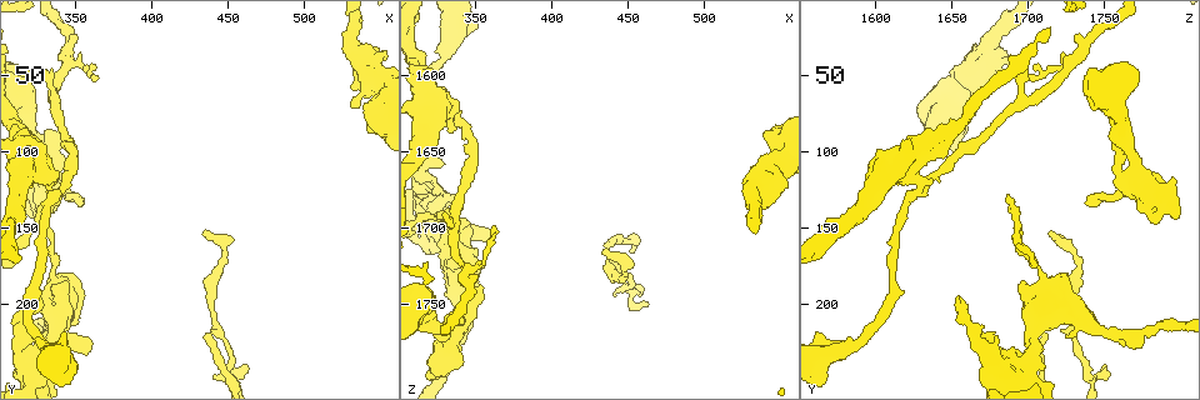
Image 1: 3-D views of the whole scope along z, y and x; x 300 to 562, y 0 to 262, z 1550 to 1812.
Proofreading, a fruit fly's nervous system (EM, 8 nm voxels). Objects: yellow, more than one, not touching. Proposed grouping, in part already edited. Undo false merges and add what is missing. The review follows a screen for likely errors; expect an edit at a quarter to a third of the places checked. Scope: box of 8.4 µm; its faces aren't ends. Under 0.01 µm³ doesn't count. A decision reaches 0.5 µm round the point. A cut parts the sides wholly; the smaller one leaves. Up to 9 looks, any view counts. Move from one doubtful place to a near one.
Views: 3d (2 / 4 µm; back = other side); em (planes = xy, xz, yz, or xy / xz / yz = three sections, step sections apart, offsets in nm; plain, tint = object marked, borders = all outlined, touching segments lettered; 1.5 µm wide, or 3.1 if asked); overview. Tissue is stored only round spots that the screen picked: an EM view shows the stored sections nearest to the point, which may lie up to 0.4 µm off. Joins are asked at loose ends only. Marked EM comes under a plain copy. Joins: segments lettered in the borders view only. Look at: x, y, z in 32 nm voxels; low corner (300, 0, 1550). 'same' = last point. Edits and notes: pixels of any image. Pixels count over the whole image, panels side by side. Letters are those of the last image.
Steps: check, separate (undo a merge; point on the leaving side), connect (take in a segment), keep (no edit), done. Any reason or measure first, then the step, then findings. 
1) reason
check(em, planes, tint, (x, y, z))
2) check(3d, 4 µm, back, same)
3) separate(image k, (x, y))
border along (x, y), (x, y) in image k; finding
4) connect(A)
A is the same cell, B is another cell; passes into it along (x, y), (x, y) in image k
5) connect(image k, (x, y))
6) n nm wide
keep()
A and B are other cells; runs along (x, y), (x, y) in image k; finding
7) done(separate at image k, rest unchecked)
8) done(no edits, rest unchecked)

branch stops here
check(em, planes, borders, (352, 134, 1738))

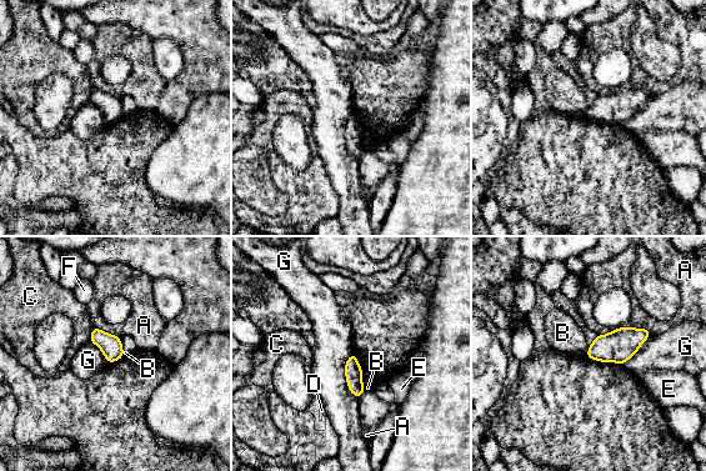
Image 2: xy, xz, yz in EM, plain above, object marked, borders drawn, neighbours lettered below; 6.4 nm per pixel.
keep()
A, B, C, D, E, F and G are other cells; border along (352, 352), (345, 381), (357, 397) in image 2; none of them fits

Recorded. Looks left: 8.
check(em, planes, borders, (336, 214, 1740))

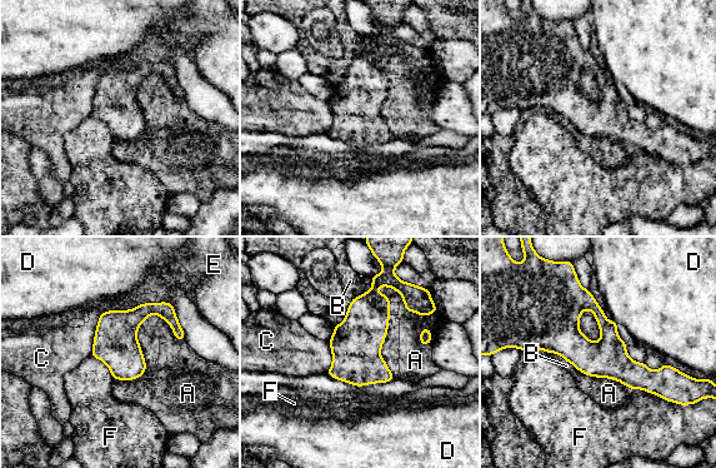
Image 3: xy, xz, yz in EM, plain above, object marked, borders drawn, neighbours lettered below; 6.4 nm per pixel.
A touches over 300 nm
keep()
A, B, C, D, E and F are other cells; all the same neuron

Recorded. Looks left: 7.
tapers out
check(em, planes, borders, (432, 154, 1714))

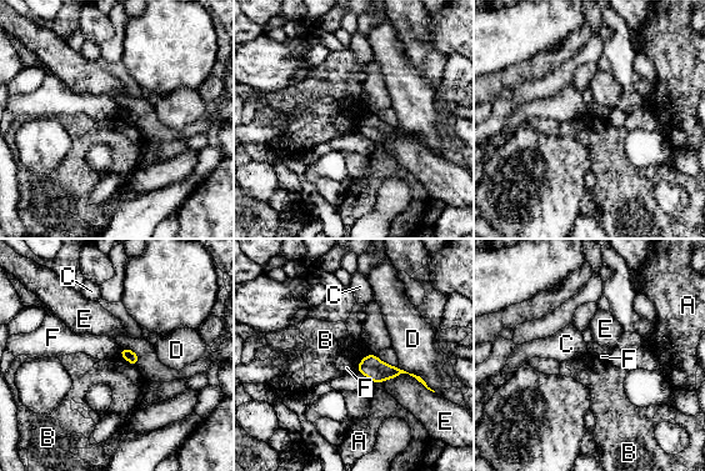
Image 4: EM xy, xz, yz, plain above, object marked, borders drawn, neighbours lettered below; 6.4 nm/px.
E touches over 380 nm
keep()
A, B, C, D, E and F are other cells; border along (369, 352), (360, 361), (356, 370) in image 4; no lettered segment goes on from it

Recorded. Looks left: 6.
check(em, xy, step 8, borders, (462, 242, 1748))

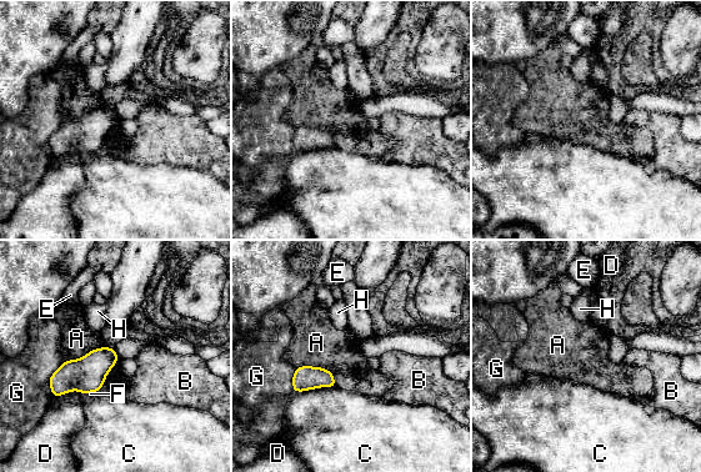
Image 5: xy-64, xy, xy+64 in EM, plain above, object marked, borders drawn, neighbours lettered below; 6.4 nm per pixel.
check(em, planes, borders, same)

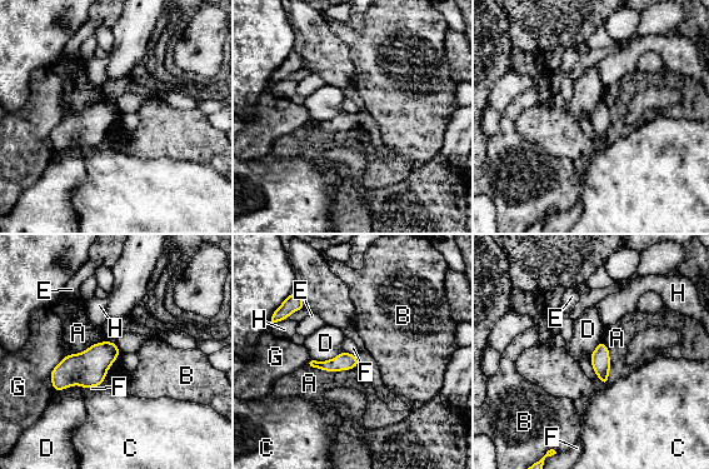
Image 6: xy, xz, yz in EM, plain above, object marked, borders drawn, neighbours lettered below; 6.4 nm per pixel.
keep()
A, B, C, D, E, F, G and H are other cells; border along (589, 357), (597, 375) in image 6; no lettered segment goes on from it

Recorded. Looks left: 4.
done(no edits, rest unchecked)

